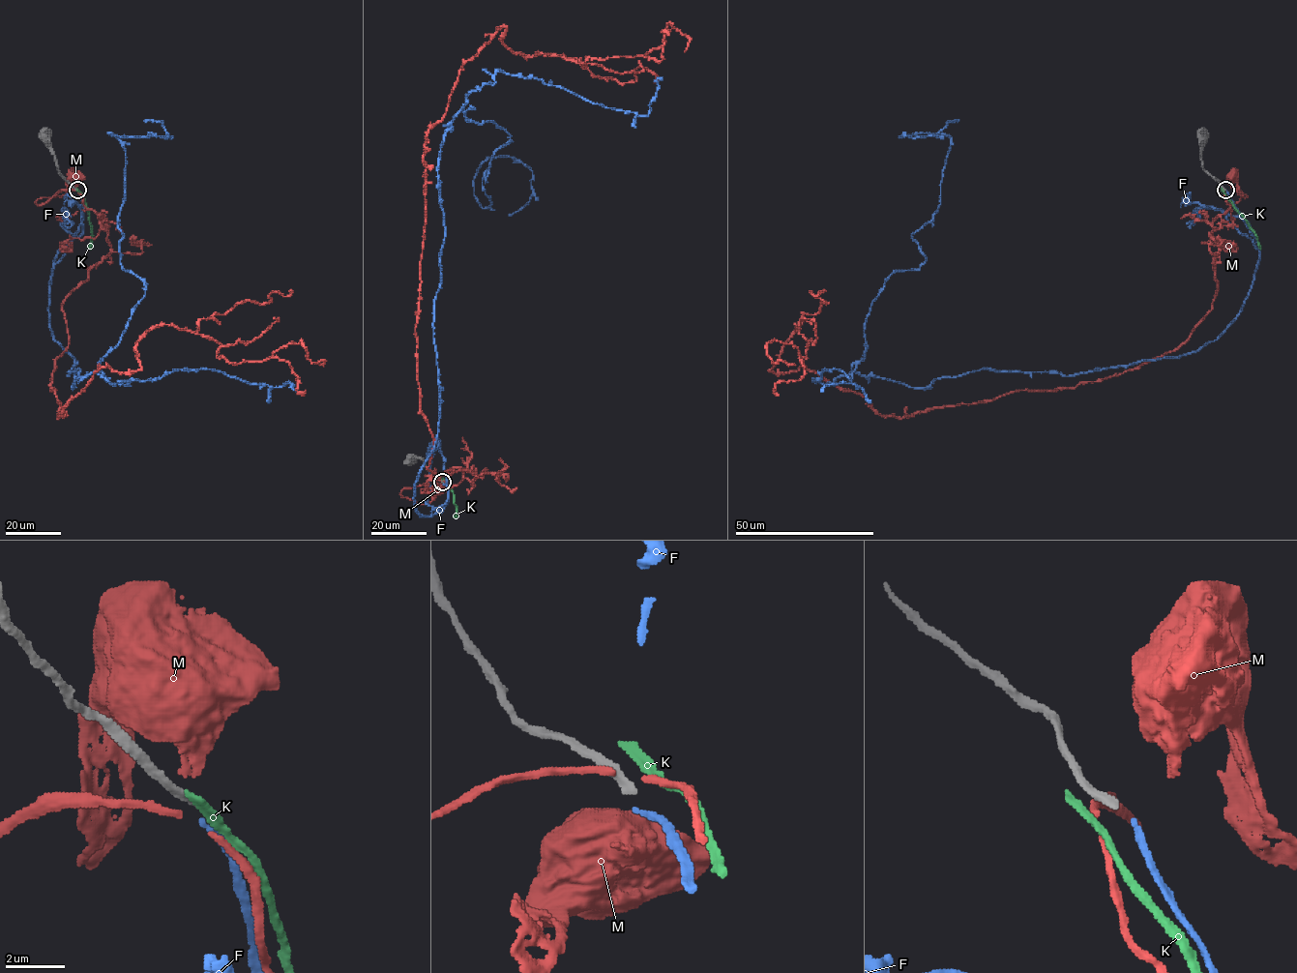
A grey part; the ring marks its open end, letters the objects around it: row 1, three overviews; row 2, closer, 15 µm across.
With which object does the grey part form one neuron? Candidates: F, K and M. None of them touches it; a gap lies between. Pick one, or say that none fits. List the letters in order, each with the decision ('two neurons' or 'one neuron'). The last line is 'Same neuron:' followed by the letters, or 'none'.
F: one neuron
K: two neurons
M: two neurons
Same neuron: F

